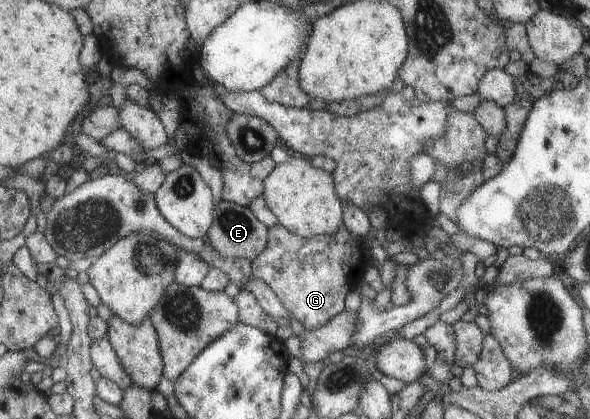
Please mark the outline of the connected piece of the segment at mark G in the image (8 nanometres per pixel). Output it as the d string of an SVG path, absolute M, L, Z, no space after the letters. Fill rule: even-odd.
M276 225L269 228L269 242L267 248L251 262L252 276L262 280L278 296L287 310L305 328L318 329L333 317L345 310L345 298L354 288L356 280L362 280L362 270L365 270L365 260L362 260L360 246L352 240L350 232L343 226L332 237L323 235L303 237L294 235L286 227Z

